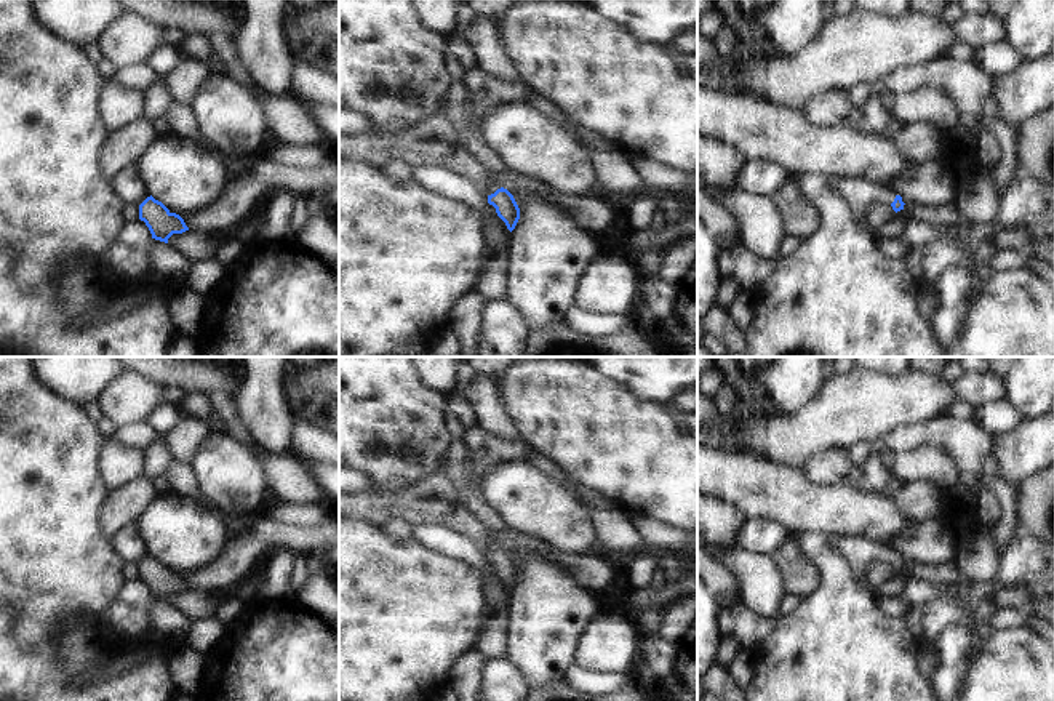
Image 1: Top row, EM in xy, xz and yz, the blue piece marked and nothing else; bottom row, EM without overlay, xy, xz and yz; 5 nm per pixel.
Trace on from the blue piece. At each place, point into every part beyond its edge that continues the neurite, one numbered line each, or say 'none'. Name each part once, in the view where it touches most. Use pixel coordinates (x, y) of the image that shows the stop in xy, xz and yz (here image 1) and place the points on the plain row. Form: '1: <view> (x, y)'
1: xz (463, 471)

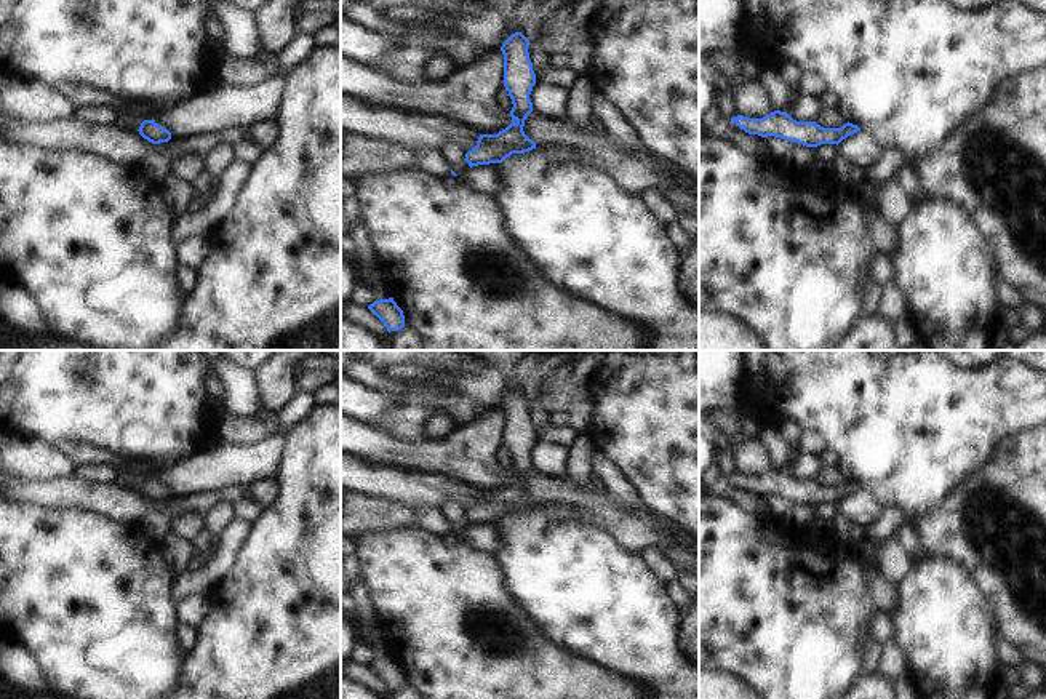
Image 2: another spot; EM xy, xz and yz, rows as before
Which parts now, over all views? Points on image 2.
none

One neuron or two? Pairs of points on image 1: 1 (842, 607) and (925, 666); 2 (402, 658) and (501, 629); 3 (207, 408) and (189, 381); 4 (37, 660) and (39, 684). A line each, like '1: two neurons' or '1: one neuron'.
1: two neurons
2: two neurons
3: two neurons
4: one neuron

